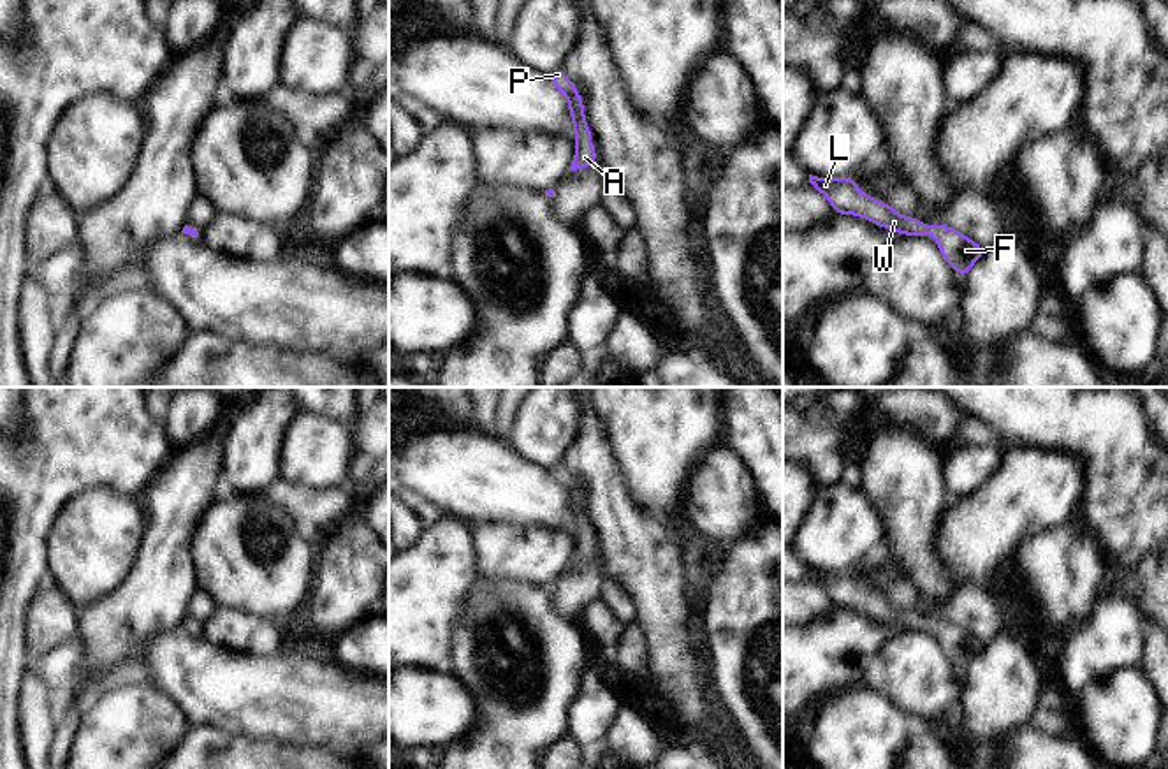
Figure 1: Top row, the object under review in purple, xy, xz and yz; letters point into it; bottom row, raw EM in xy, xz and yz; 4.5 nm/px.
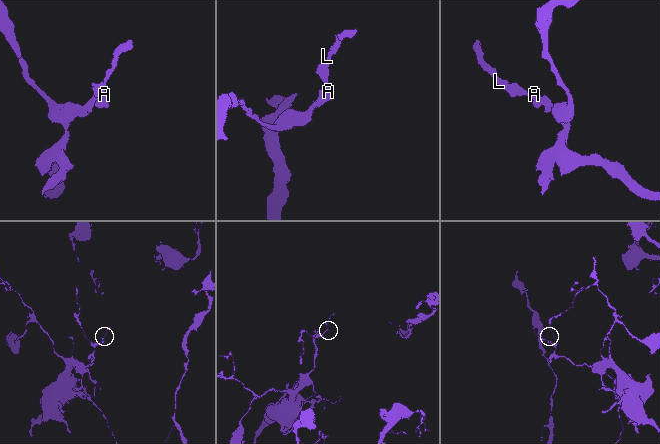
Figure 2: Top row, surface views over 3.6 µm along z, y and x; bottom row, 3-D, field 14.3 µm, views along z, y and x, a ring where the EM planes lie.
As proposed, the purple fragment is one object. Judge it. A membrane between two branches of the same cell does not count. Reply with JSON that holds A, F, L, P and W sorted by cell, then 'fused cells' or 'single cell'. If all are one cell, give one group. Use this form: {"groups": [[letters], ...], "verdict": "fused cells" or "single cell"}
{"groups": [["A", "F", "L", "P", "W"]], "verdict": "single cell"}

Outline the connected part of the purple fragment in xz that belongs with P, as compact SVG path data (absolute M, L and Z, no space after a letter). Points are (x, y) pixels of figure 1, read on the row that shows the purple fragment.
M556 69L549 74L549 79L552 84L566 97L568 109L573 123L573 134L575 134L575 158L570 165L570 171L584 169L591 164L595 164L600 157L589 144L593 139L593 134L586 123L584 116L584 106L579 90L568 79L561 69Z

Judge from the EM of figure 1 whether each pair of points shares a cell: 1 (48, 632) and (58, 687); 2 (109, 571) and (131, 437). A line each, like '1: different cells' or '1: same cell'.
1: different cells
2: different cells

